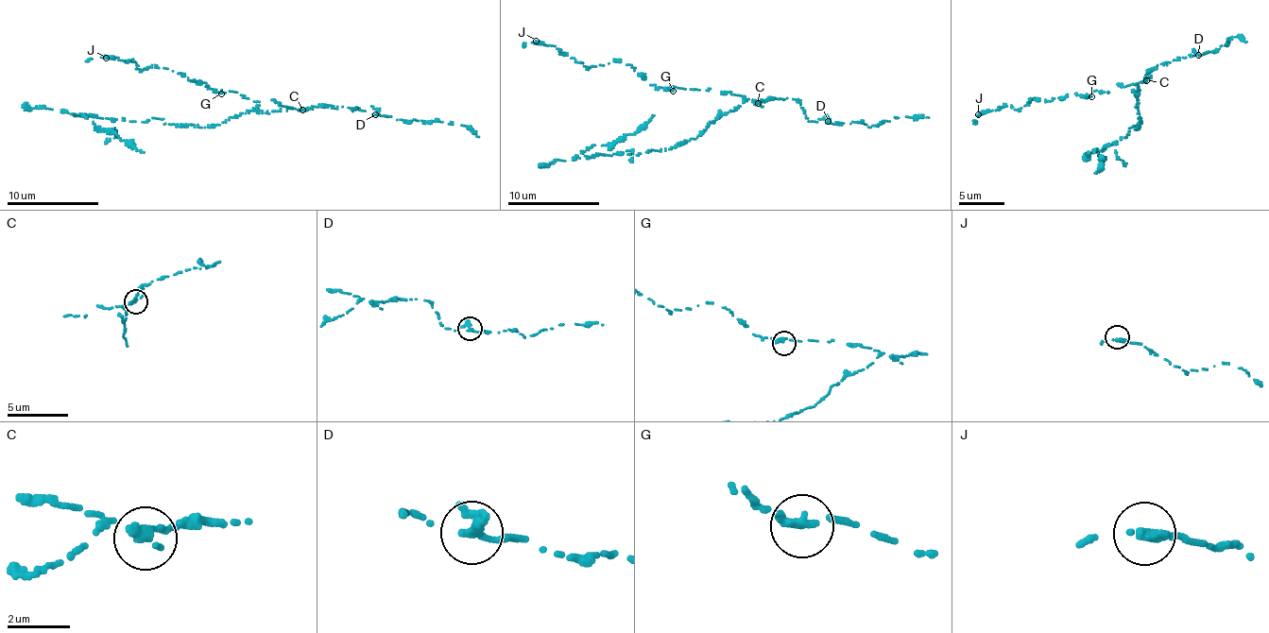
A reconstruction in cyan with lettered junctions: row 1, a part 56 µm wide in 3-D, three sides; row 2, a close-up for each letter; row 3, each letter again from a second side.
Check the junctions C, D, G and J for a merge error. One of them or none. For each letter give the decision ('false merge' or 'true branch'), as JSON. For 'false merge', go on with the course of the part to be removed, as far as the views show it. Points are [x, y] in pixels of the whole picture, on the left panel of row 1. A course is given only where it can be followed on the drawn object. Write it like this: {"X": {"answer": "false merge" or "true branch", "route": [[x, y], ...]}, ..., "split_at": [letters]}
{"C": {"answer": "false merge", "route": [[303, 111], [255, 111], [201, 128], [160, 119], [73, 114], [144, 152]]}, "D": {"answer": "true branch"}, "G": {"answer": "true branch"}, "J": {"answer": "true branch"}, "split_at": ["C"]}

